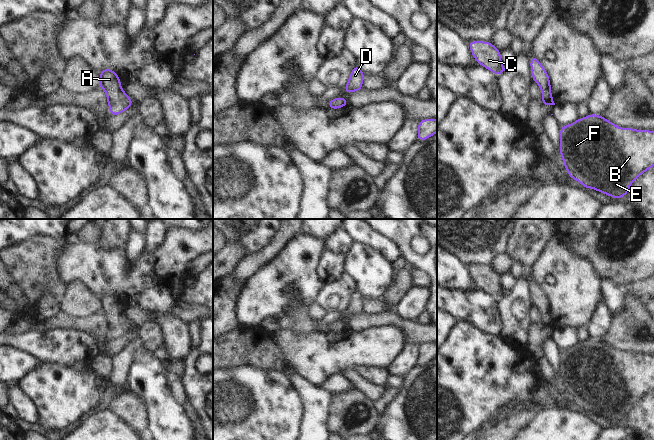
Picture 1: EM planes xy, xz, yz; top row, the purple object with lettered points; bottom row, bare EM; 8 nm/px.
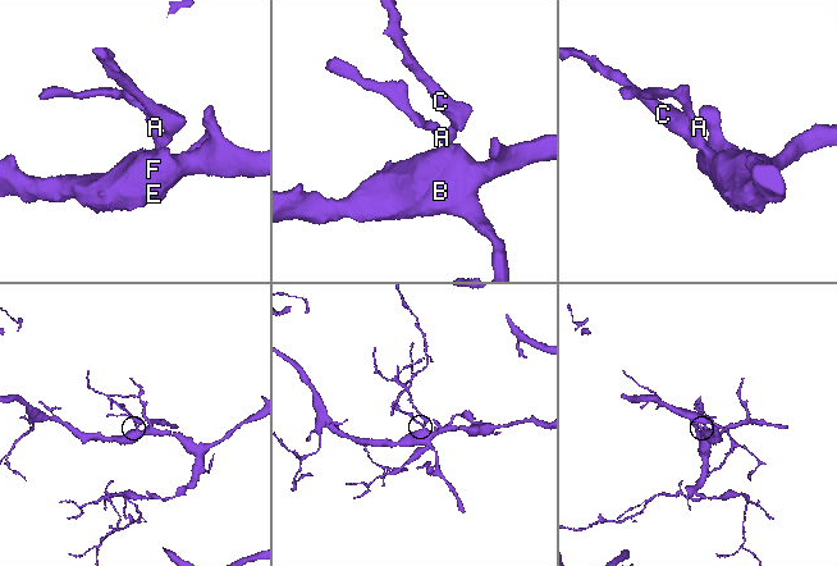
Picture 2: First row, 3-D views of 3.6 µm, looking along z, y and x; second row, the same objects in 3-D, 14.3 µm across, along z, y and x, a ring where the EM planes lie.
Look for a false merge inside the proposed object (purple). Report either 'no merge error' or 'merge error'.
no merge error

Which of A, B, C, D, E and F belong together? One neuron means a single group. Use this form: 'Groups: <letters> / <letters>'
Groups: A B C D E F.

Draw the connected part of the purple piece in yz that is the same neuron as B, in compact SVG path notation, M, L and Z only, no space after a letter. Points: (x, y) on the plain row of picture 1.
M589 338L561 350L559 367L559 376L569 402L578 405L585 413L592 412L616 424L626 420L630 409L654 390L654 355L621 352L598 338Z

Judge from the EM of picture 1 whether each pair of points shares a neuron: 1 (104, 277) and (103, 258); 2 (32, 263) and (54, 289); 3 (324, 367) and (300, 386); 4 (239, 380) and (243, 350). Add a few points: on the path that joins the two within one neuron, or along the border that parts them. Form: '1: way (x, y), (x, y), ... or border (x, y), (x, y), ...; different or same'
1: way (104, 272), (103, 263); same
2: way (35, 269), (49, 283); same
3: border (295, 373), (310, 384), (318, 387); different
4: border (223, 368), (252, 365), (264, 370); different

